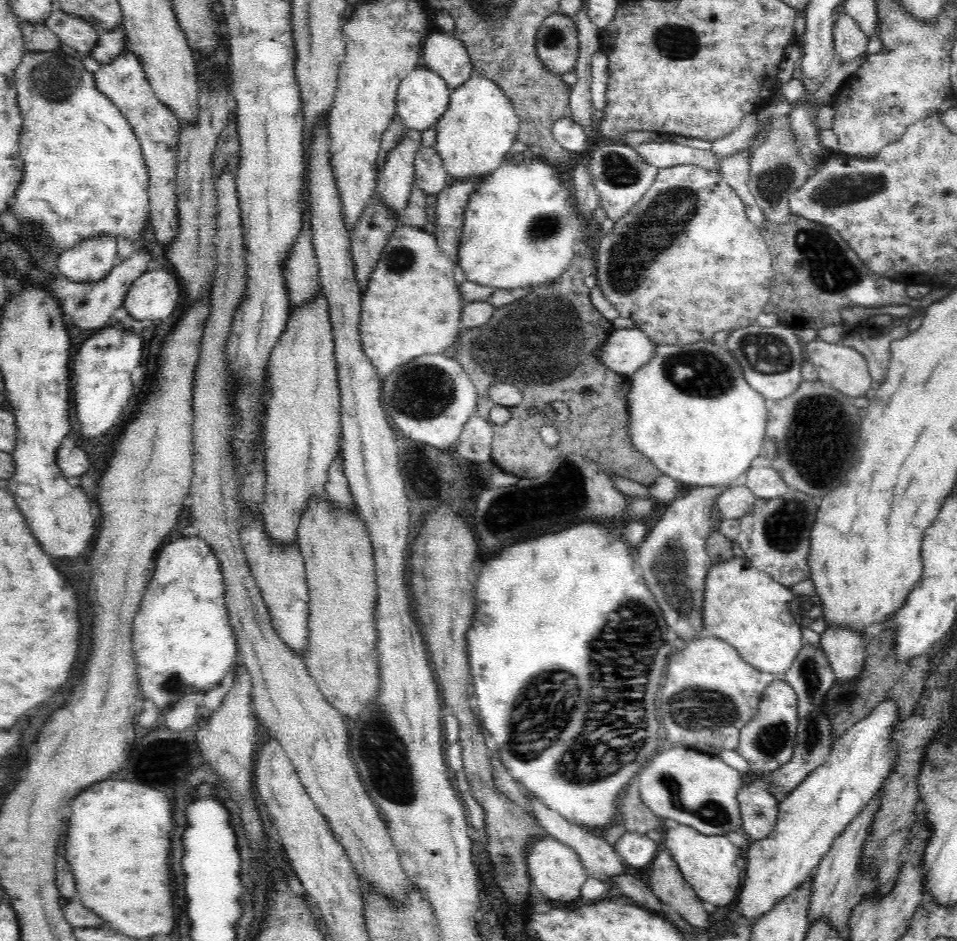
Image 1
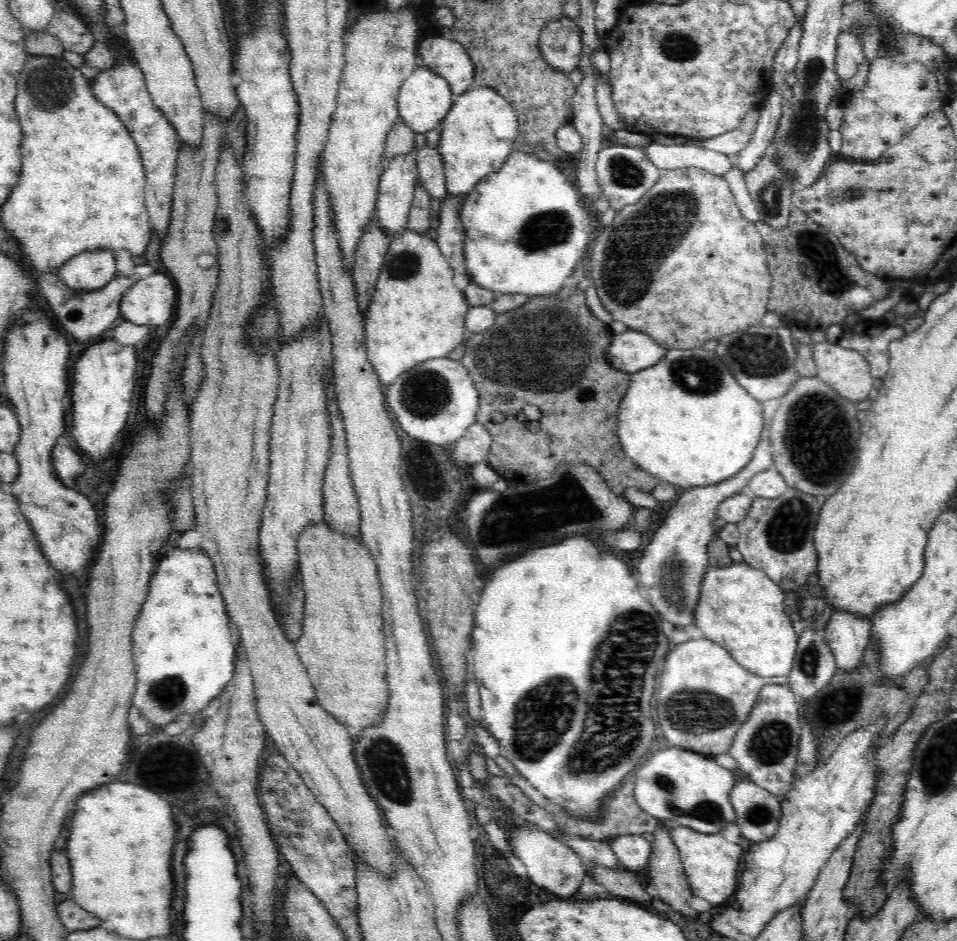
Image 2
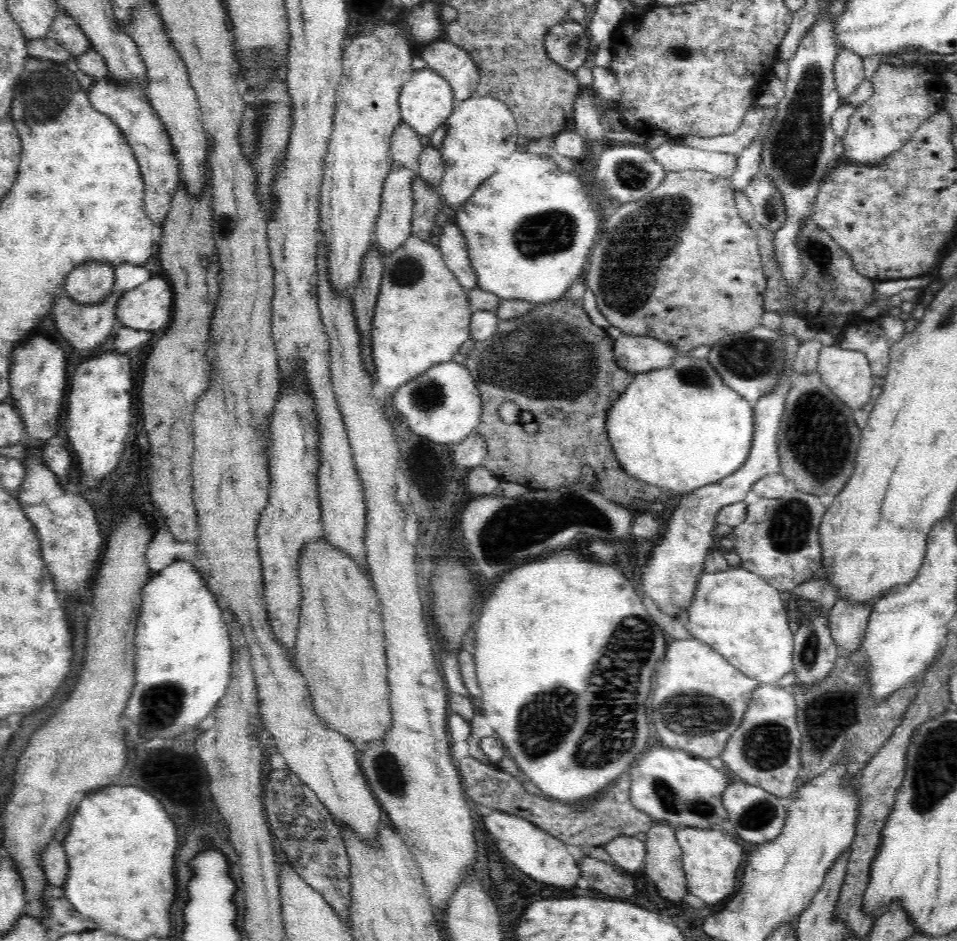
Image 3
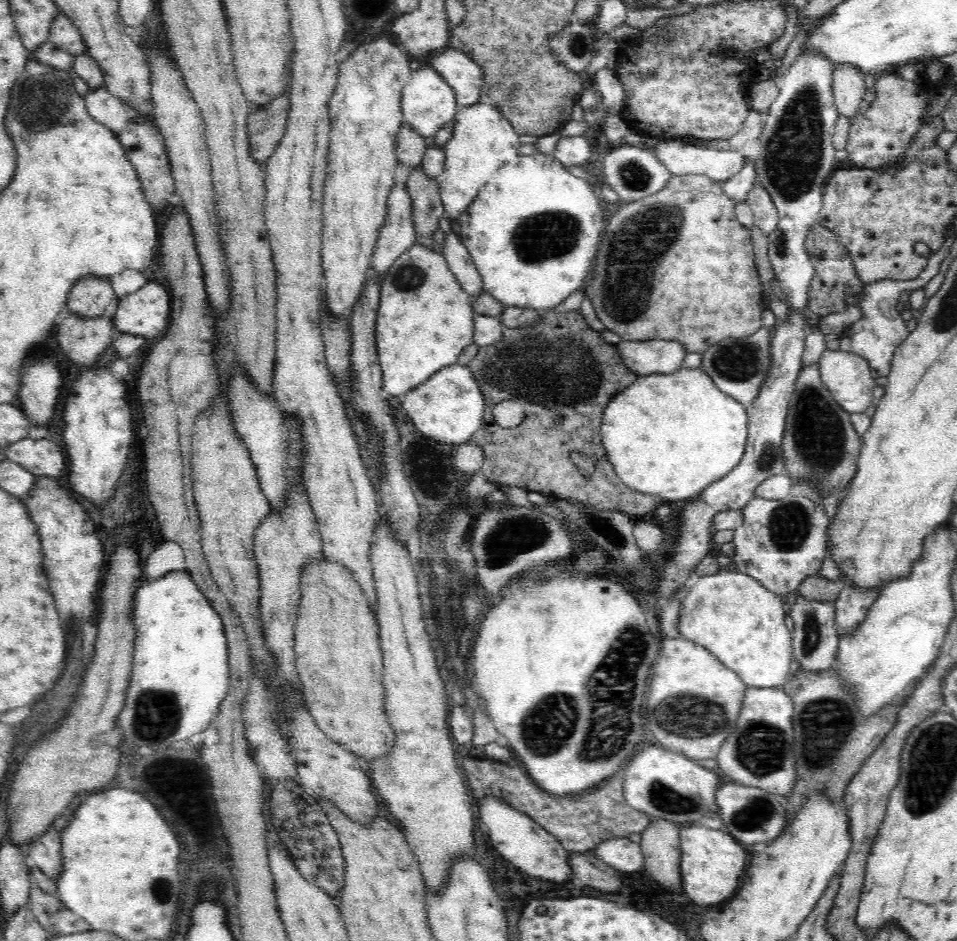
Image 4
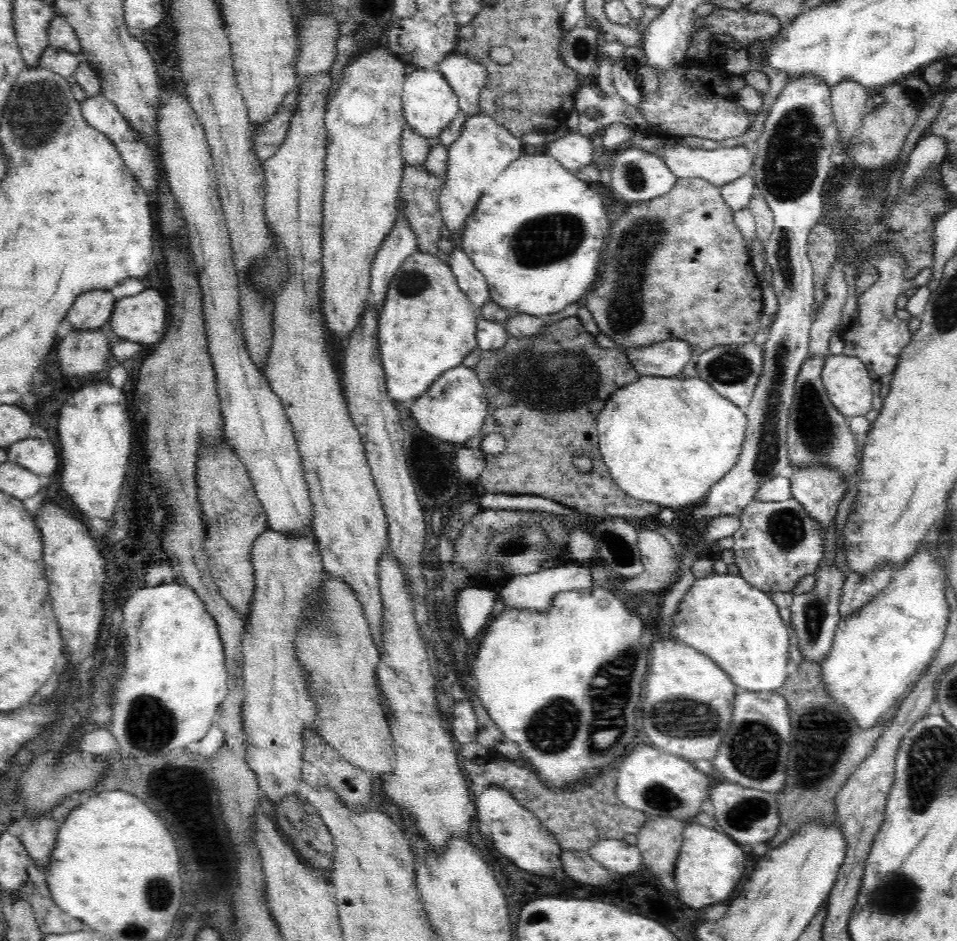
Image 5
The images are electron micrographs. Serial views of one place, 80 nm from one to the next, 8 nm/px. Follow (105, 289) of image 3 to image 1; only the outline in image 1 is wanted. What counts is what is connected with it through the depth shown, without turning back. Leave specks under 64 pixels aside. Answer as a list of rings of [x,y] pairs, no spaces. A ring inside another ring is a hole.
[[[88,238],[59,255],[57,268],[64,278],[78,283],[98,283],[117,264],[118,239]]]

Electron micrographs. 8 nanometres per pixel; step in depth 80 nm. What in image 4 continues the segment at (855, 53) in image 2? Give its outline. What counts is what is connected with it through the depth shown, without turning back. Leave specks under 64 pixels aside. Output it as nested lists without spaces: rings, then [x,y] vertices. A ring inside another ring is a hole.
[[[838,64],[833,70],[833,99],[840,116],[851,120],[858,116],[866,82],[864,75],[851,64]]]

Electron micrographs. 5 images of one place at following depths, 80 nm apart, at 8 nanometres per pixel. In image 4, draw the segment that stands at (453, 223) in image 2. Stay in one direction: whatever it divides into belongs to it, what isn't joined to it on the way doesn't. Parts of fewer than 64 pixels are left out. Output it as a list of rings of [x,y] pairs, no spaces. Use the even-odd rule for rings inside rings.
[[[452,231],[446,233],[442,254],[460,287],[466,290],[467,294],[478,299],[485,293],[482,277],[473,263],[468,249],[462,244],[456,233]]]

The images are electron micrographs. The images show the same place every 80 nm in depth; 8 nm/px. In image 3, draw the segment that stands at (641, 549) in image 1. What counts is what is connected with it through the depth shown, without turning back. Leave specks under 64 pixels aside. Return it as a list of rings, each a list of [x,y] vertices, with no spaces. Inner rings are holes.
[[[785,333],[784,339],[787,367],[774,388],[761,396],[753,406],[754,434],[752,434],[750,452],[744,464],[726,478],[709,485],[702,485],[700,488],[686,493],[688,496],[684,496],[680,506],[674,510],[667,531],[651,551],[647,565],[642,569],[641,590],[656,602],[663,613],[670,616],[684,616],[685,608],[688,608],[692,600],[697,587],[696,583],[704,572],[705,558],[716,546],[712,532],[714,532],[718,511],[728,504],[744,502],[746,494],[762,476],[781,472],[778,434],[781,432],[786,396],[790,390],[791,380],[796,375],[793,361],[801,346],[800,340],[794,334]]]

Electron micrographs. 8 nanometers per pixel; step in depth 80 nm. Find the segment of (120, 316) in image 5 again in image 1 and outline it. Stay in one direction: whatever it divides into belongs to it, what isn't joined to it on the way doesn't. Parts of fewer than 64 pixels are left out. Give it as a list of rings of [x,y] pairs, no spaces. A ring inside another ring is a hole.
[[[160,266],[147,270],[134,280],[123,307],[138,321],[165,320],[179,312],[182,301],[182,285],[178,277]]]

